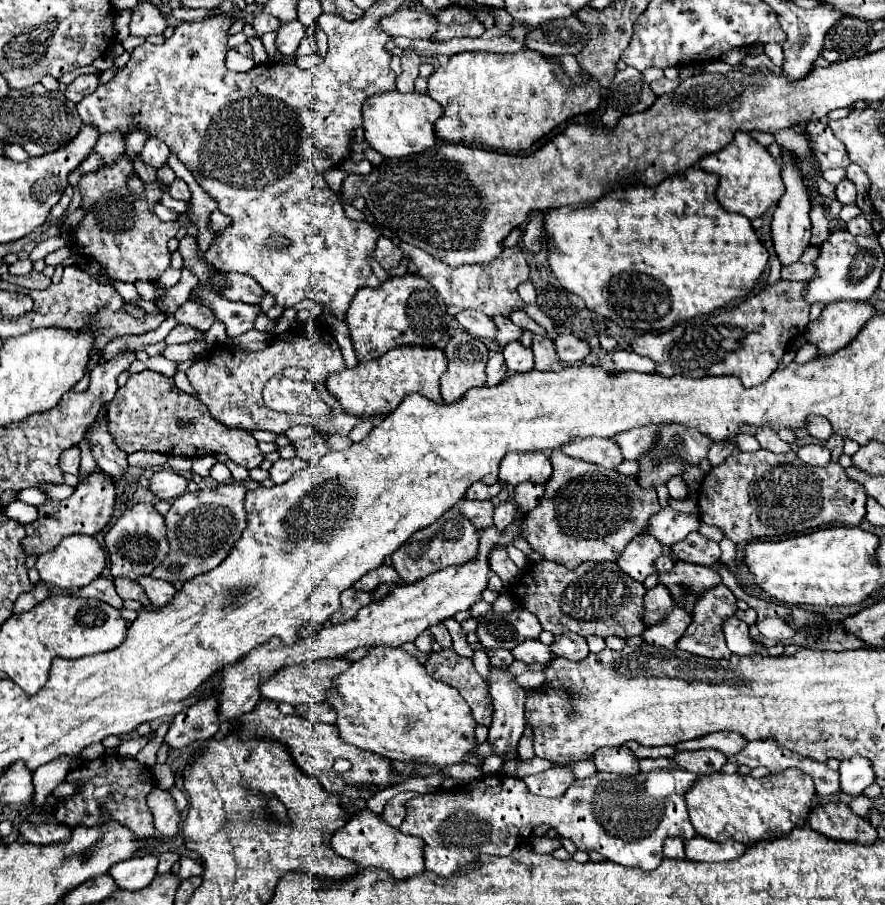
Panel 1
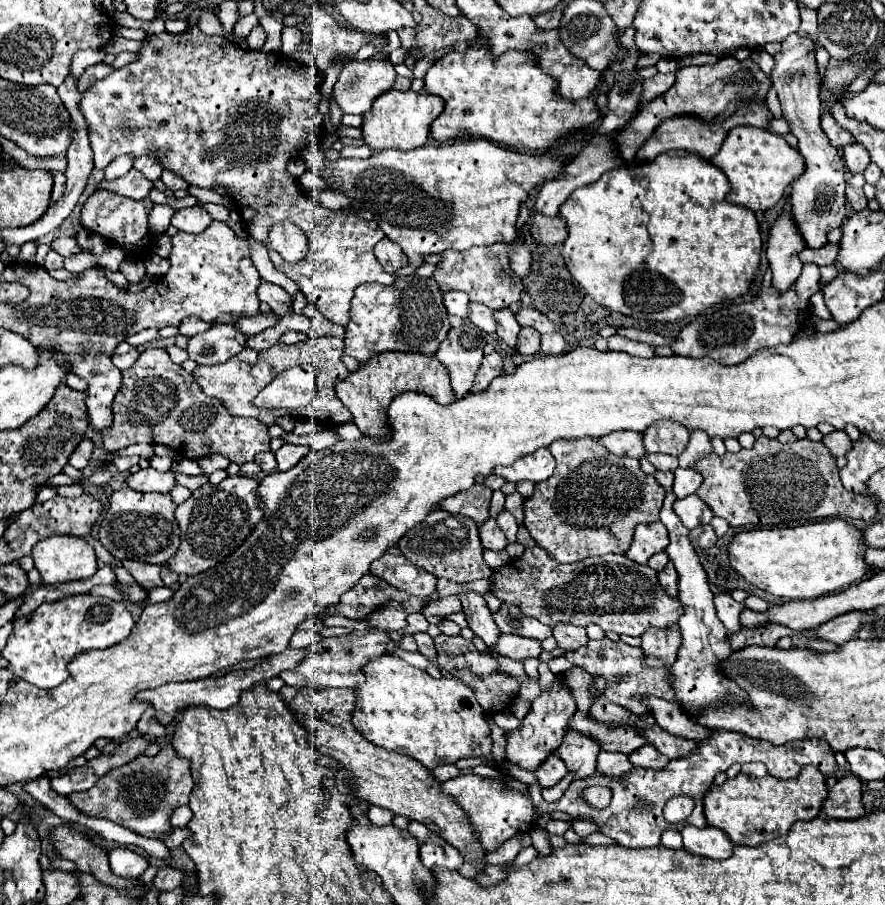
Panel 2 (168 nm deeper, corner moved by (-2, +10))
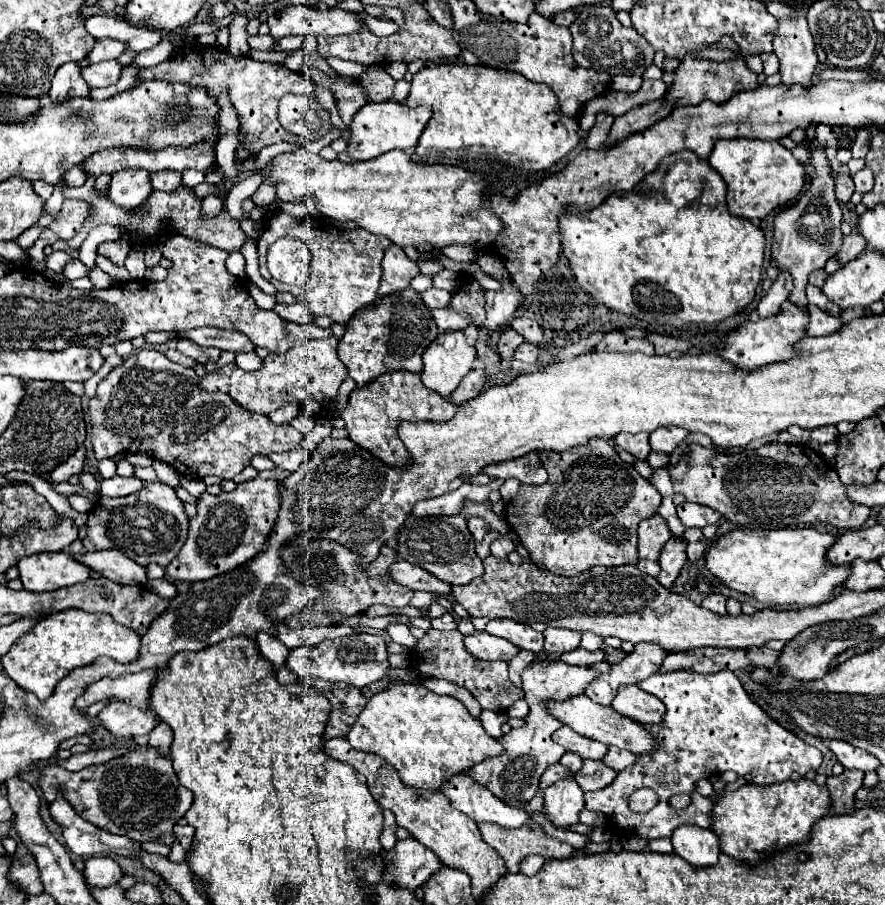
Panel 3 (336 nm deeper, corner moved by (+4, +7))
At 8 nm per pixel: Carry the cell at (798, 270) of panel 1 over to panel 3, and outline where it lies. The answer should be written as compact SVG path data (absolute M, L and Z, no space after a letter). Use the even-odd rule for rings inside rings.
M852 230L848 236L844 236L842 246L840 246L840 250L836 252L836 260L838 260L840 264L846 264L846 262L854 260L864 248L866 248L866 246L862 244L862 238L858 236L858 232Z

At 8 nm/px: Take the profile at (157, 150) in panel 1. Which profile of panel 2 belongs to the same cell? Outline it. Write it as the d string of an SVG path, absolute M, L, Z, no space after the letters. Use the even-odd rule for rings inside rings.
M138 157L138 159L134 159L134 165L132 165L136 171L140 171L148 181L156 181L156 179L160 179L160 175L162 175L162 165L158 165L158 161L152 161L150 157Z

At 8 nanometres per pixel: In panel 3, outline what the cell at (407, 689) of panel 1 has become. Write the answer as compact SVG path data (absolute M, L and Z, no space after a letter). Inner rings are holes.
M390 682L388 688L376 692L346 738L356 750L384 756L398 770L404 784L432 790L438 790L444 778L502 752L498 740L484 732L478 718L460 700L434 694L422 684L404 682Z

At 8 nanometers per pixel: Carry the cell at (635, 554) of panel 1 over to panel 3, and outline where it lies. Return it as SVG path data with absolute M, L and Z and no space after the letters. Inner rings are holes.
M654 514L648 520L642 520L638 526L638 558L640 560L658 560L660 550L670 540L670 530L662 516Z

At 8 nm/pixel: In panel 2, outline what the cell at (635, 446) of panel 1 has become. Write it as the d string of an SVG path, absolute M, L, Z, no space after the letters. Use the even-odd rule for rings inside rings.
M658 421L644 431L644 447L652 453L678 457L688 443L688 429L672 421Z

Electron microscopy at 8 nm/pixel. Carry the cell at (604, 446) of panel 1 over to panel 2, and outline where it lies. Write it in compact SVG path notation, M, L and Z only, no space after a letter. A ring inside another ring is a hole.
M614 431L610 435L604 435L602 445L616 455L628 455L636 459L642 459L646 455L642 433L636 431Z

